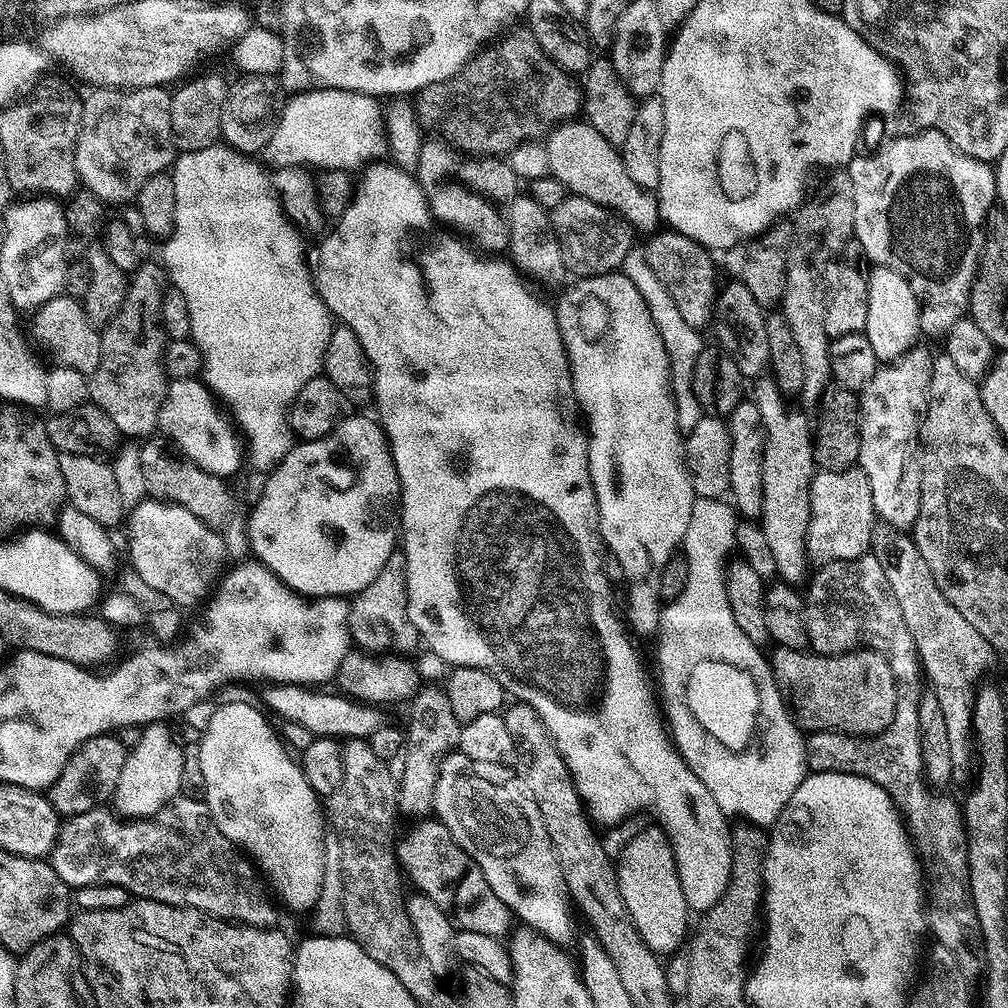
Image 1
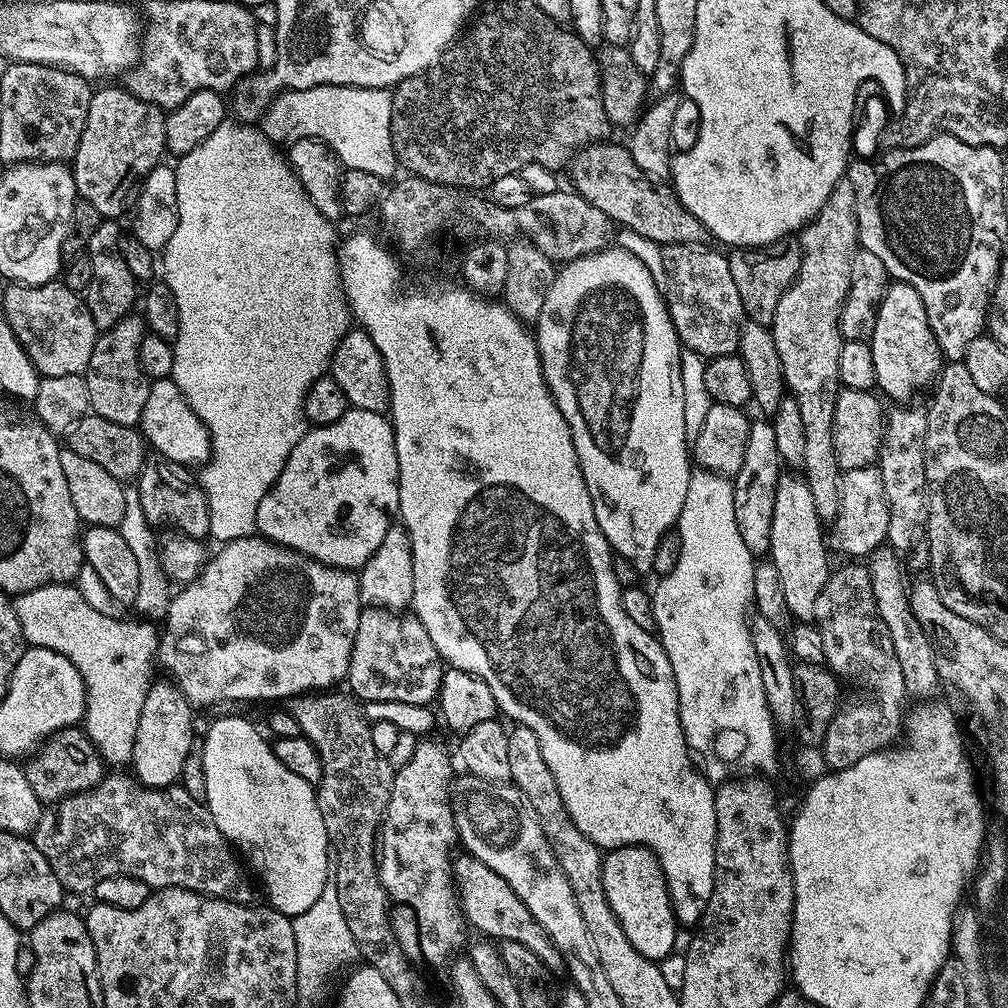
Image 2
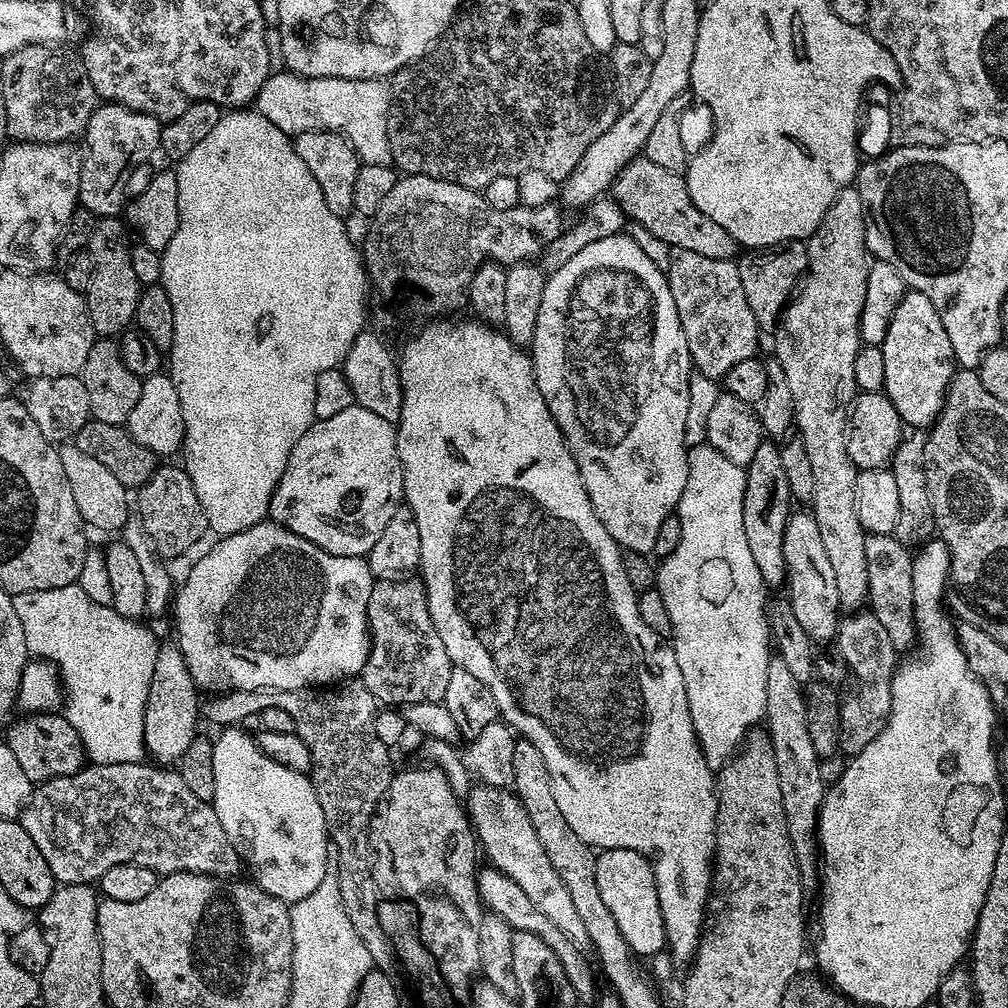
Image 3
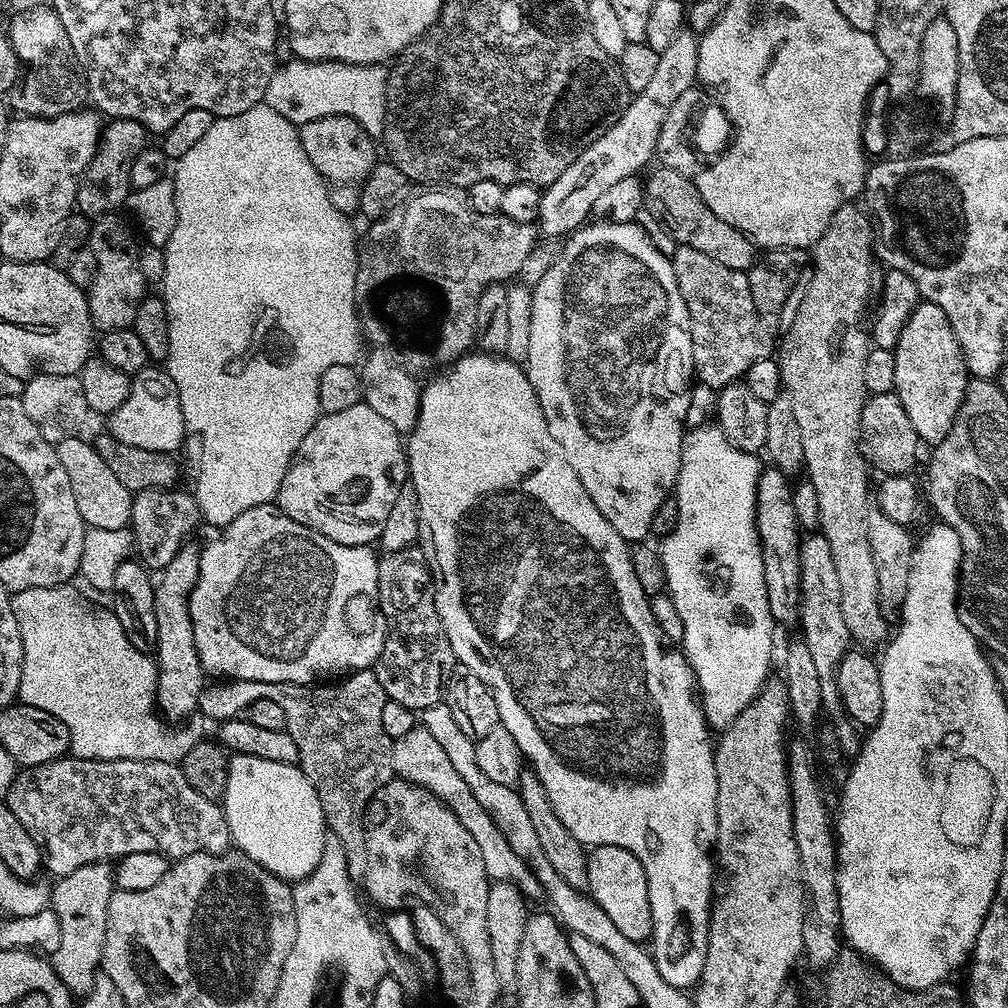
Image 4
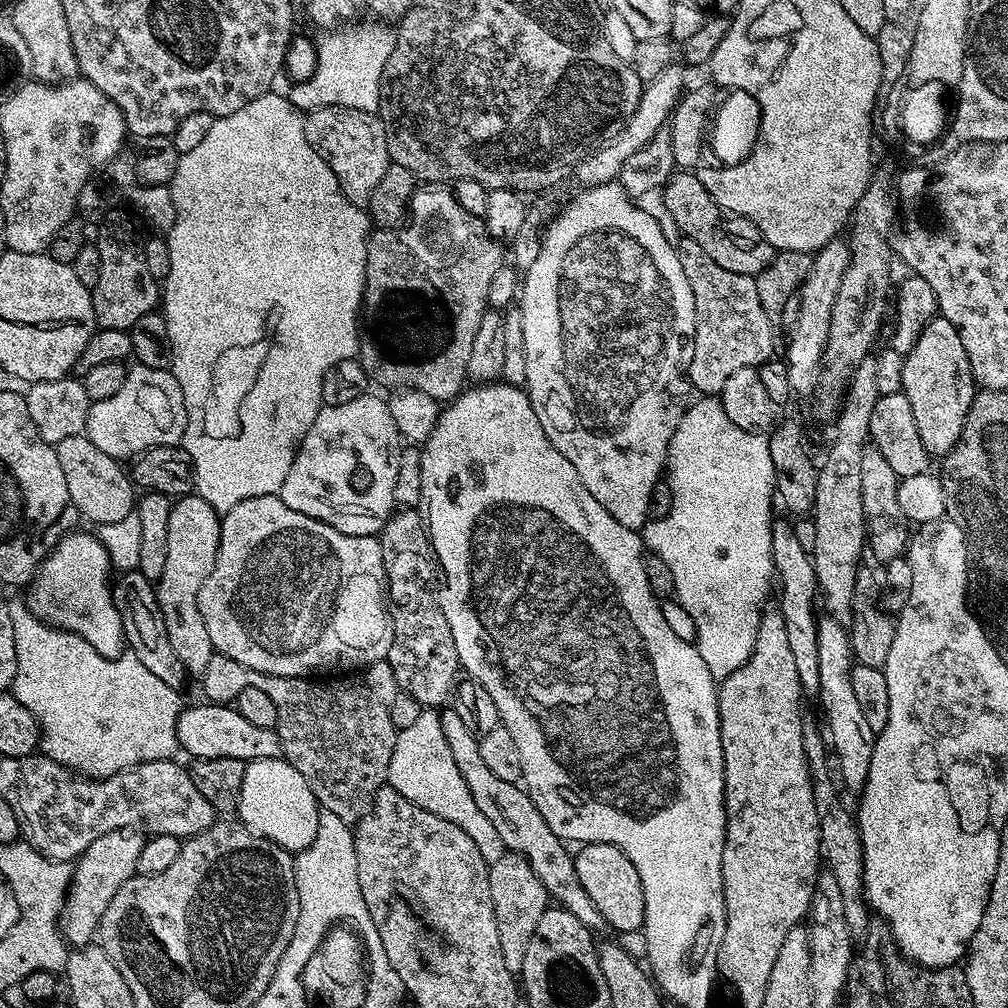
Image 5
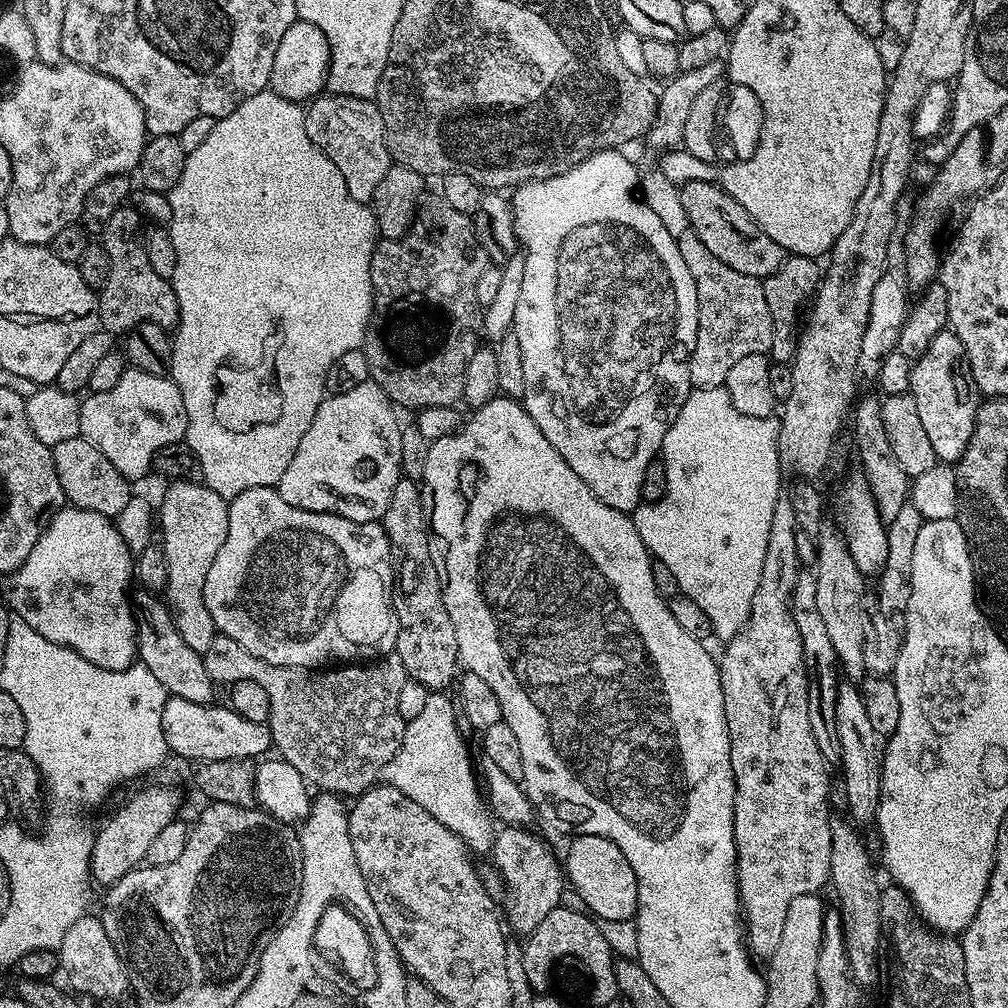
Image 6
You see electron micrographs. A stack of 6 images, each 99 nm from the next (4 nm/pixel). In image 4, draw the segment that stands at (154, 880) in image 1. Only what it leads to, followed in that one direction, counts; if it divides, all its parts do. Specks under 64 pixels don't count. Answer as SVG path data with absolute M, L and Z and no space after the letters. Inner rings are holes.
M74 755L61 756L54 762L46 762L42 766L25 768L17 771L14 782L10 786L6 803L14 818L26 826L26 834L34 838L34 842L40 851L40 858L45 869L49 868L53 872L53 877L59 878L66 874L74 874L78 866L90 866L101 862L112 862L130 854L142 854L143 852L153 852L154 854L167 857L169 861L175 862L186 858L190 854L199 852L227 852L230 848L229 832L227 828L227 818L224 816L224 809L217 802L210 798L204 798L198 794L193 786L186 780L180 764L171 764L161 760L83 760Z

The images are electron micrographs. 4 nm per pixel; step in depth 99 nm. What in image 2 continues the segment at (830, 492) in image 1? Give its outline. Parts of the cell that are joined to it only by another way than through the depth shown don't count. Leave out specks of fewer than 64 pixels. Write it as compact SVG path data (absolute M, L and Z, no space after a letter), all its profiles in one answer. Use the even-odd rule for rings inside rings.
M869 466L844 472L840 477L840 501L835 516L831 517L830 544L845 552L848 558L868 558L888 538L888 503L882 490L879 467Z

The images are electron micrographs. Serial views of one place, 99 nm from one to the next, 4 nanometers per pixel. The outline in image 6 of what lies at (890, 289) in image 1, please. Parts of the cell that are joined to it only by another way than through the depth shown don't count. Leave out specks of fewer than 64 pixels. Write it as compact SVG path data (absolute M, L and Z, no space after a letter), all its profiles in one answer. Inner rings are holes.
M939 332L928 349L915 357L908 391L918 406L922 427L930 438L930 446L934 446L937 461L960 460L974 434L978 393L972 382L972 373L966 367L966 350L953 332Z

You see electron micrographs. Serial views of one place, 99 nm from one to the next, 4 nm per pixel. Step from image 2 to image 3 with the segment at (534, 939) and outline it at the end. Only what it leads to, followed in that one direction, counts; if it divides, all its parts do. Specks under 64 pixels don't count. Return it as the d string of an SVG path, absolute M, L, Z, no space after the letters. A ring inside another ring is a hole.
M493 866L481 867L476 873L476 885L483 907L491 915L503 918L517 932L538 934L538 938L542 938L542 942L546 942L546 946L550 946L554 950L558 962L562 962L562 970L566 970L566 976L570 978L576 993L583 993L584 975L588 972L588 960L584 957L583 950L580 949L581 945L572 940L561 928L554 926L554 922L550 922L550 918L546 918L546 914L542 914L542 910L534 908L526 890L522 890L522 886L518 886L518 882L511 880L499 869Z

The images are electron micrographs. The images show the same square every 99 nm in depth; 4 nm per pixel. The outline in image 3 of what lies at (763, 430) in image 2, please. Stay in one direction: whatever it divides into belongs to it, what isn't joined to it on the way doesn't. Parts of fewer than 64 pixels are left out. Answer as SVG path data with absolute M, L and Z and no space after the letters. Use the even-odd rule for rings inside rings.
M770 440L758 446L754 458L747 464L746 494L742 498L742 530L746 530L746 542L750 546L750 555L764 579L765 589L772 590L785 583L786 554L782 554L782 542L790 515L788 503L793 503L790 486L786 480L780 448Z

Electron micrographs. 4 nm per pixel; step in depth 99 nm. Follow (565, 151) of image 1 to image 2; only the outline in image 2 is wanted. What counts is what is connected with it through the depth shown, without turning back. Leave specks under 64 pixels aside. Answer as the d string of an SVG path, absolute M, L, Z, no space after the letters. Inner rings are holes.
M597 142L587 144L580 149L570 160L572 168L571 187L591 205L598 207L602 213L608 214L610 219L621 229L629 228L633 237L641 241L665 244L708 244L710 237L708 231L696 218L682 206L675 192L667 183L651 180L642 170L638 170L638 162L629 154L623 143L608 144L609 142Z

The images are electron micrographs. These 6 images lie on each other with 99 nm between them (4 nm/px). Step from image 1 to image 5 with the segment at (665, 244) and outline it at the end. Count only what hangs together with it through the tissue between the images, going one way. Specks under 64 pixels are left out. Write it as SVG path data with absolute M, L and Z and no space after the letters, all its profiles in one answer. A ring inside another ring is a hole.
M687 238L681 239L678 245L682 271L686 274L686 282L690 282L690 294L694 294L694 358L690 358L688 382L700 394L718 394L726 386L726 381L738 370L756 368L773 359L772 328L774 322L762 310L762 302L758 298L756 277L746 274L734 274L734 270L726 270L698 246L698 242Z

